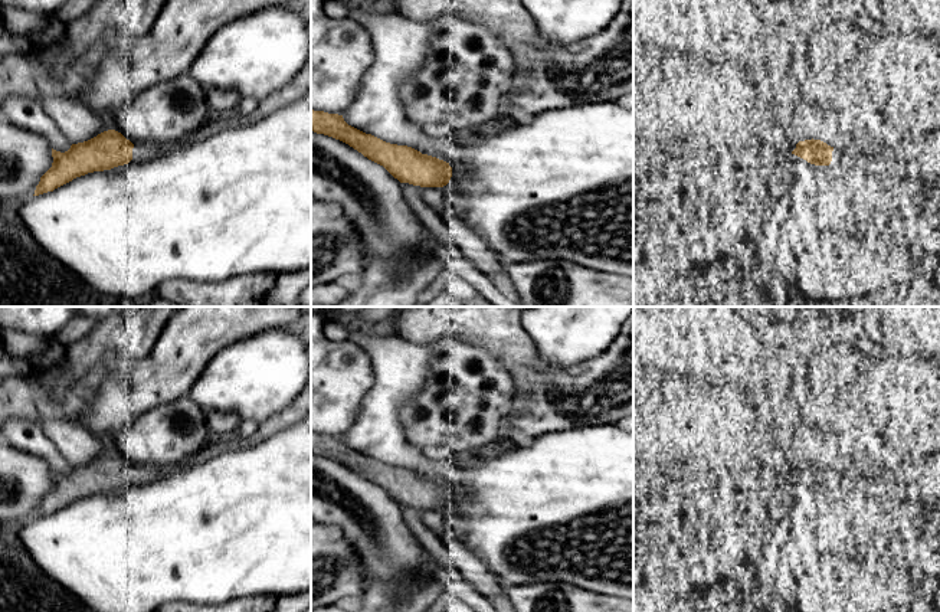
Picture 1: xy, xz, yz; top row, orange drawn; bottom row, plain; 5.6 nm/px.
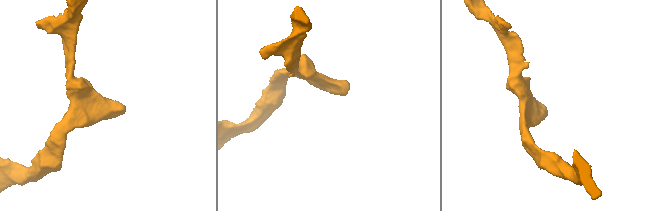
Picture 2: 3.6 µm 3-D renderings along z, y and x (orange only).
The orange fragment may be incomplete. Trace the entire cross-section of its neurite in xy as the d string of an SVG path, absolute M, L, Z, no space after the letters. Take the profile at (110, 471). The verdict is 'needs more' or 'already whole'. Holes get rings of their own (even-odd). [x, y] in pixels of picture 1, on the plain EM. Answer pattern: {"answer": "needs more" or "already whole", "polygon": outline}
{"answer": "needs more", "polygon": "M311 376L299 396L288 408L262 422L255 435L239 439L212 438L209 444L180 465L170 468L134 468L121 455L108 452L88 464L72 467L65 475L52 471L52 490L40 500L33 518L53 514L55 511L88 495L111 492L114 490L128 487L132 481L137 484L147 484L170 472L178 472L203 464L216 455L248 448L276 433L278 431L295 425L309 412Z"}

